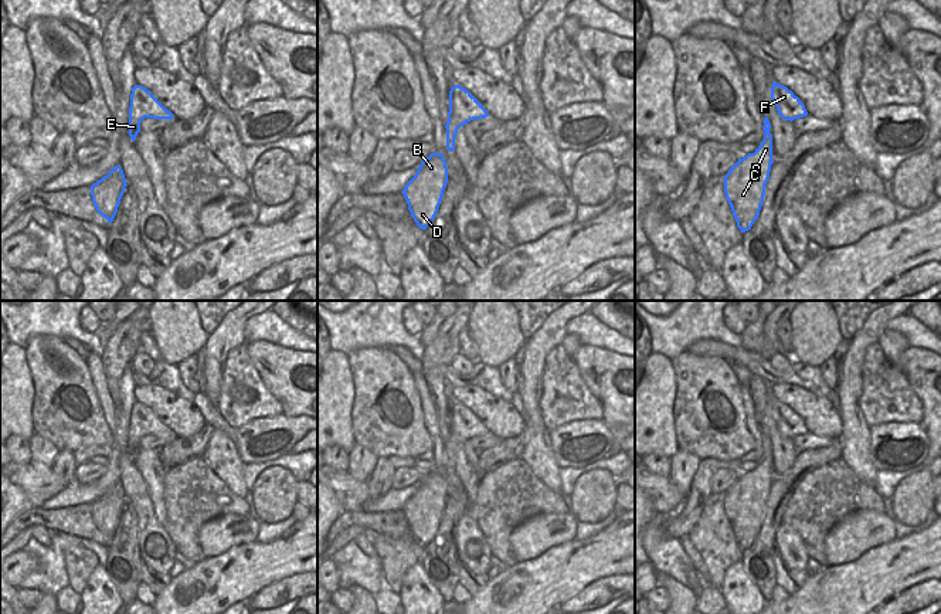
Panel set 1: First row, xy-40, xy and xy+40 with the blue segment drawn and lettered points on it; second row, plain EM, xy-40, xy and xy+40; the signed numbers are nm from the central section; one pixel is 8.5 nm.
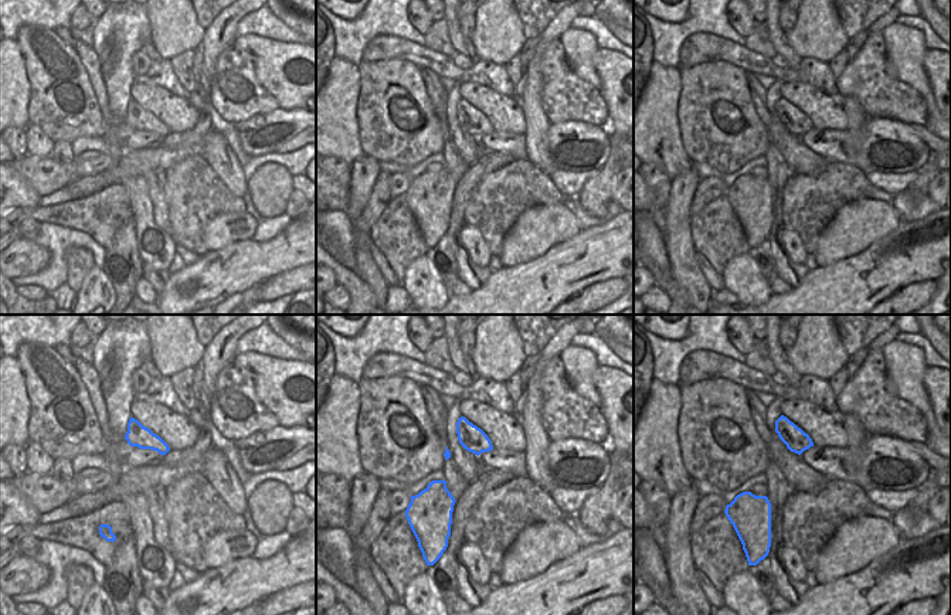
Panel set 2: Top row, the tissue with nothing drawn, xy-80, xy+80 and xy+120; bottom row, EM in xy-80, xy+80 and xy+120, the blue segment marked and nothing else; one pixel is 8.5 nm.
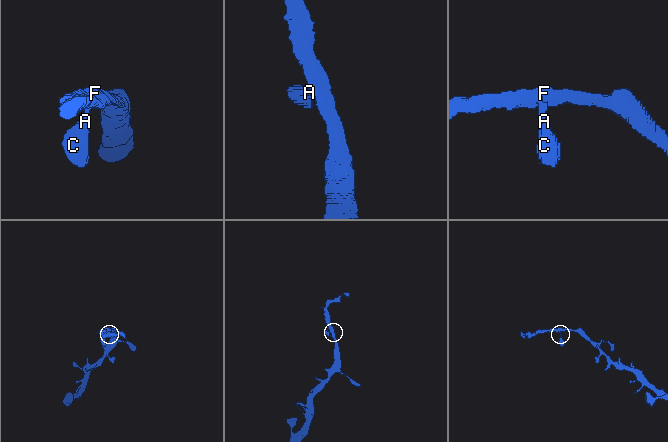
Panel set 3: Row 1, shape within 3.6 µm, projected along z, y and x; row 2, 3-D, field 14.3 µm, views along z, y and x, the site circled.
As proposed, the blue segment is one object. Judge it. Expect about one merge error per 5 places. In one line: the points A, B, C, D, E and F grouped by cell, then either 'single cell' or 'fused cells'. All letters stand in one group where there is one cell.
A B C D E F | single cell

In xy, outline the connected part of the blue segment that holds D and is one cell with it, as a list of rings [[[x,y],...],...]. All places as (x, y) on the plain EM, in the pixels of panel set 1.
[[[442,471],[424,475],[415,493],[401,509],[418,545],[427,547],[438,530],[448,501],[448,485]]]

